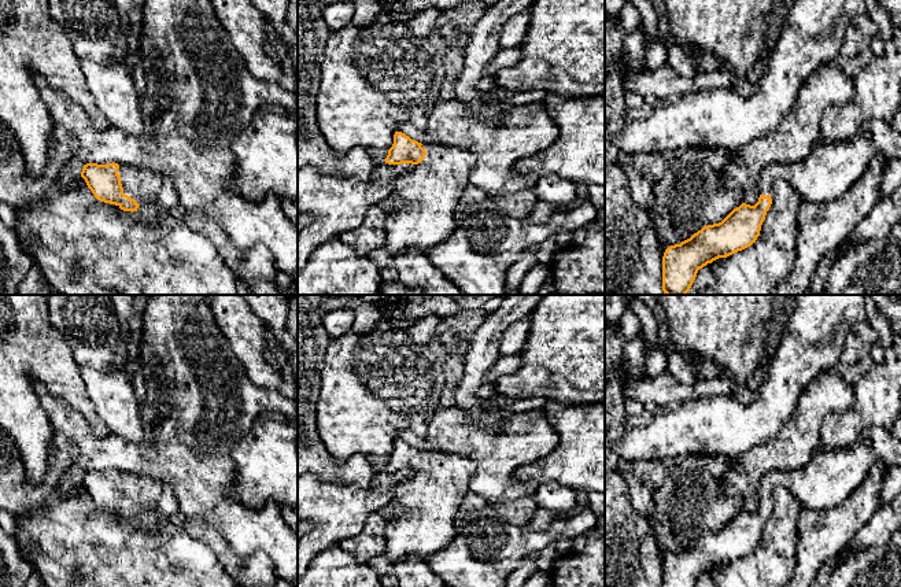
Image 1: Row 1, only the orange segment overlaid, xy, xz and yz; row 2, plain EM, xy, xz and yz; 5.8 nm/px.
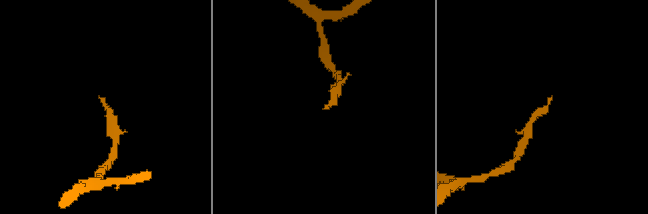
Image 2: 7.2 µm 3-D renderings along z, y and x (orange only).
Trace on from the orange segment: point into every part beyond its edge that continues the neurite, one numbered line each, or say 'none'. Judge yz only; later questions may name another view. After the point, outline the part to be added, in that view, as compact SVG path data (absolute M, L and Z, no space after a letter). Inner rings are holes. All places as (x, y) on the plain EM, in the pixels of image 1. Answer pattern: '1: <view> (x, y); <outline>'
1: yz (830, 476); M876 425L865 429L849 447L817 448L802 468L765 473L760 502L773 506L772 492L783 487L805 509L828 509L852 495L879 462L901 466L901 440L890 429Z

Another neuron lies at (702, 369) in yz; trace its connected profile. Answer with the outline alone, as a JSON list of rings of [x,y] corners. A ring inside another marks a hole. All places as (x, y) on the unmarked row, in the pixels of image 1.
[[[686,355],[684,359],[690,365],[697,383],[724,376],[719,365],[712,361],[699,358],[697,355]]]

